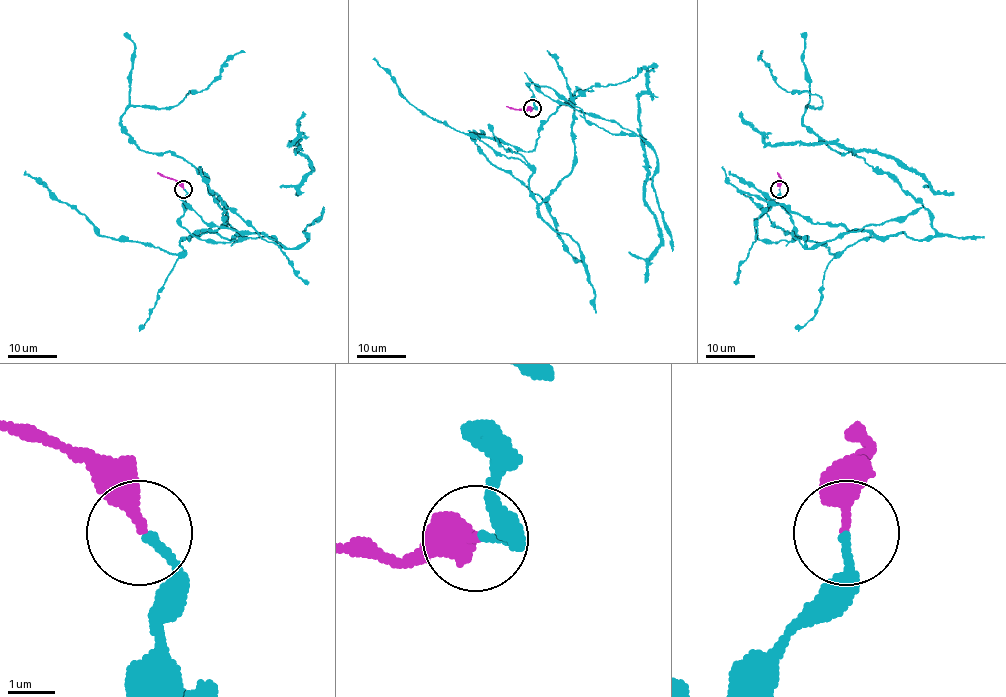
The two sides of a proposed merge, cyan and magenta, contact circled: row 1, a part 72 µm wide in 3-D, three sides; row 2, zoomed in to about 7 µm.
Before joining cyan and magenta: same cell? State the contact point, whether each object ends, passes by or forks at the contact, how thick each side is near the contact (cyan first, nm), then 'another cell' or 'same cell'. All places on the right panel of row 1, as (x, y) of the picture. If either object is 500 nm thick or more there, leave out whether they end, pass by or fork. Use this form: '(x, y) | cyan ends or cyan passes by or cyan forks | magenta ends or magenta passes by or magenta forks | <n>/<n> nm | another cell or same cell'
(779, 189) | cyan ends | magenta ends | 170/300 nm | same cell

